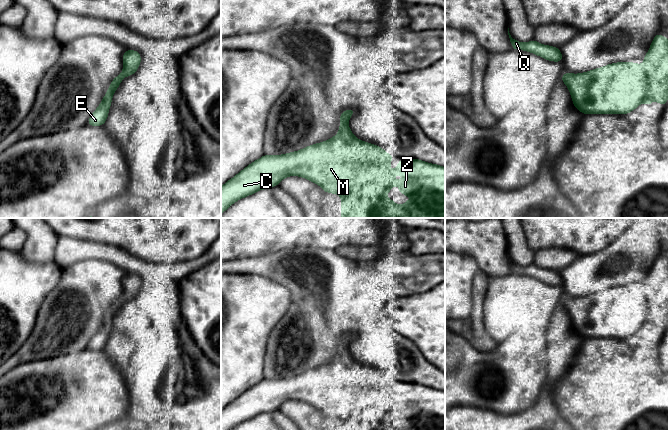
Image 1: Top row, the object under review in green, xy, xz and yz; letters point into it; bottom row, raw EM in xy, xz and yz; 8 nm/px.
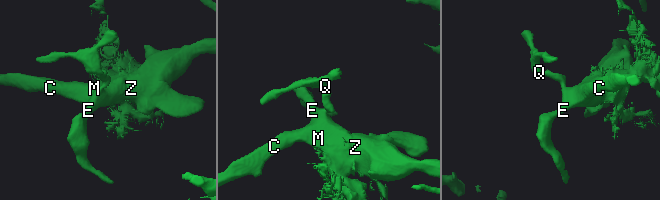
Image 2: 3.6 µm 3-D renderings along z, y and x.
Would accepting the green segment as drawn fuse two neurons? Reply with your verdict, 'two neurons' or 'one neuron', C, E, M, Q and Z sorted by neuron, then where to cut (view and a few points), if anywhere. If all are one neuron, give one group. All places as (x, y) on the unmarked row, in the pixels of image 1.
two neurons | C E M Z / Q | xy (121, 297), (123, 301)

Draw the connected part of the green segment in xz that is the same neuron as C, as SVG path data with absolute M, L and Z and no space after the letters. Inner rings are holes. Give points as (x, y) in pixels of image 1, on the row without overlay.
M346 335L340 338L339 356L329 364L316 367L301 374L282 379L263 379L255 384L233 402L221 410L221 430L231 430L238 424L245 422L263 413L269 413L279 409L286 401L299 400L319 409L324 416L341 420L341 430L445 430L445 391L431 388L420 383L400 383L395 394L390 394L390 385L395 379L388 378L382 371L364 366L355 361L348 349L350 341ZM393 399L406 399L406 403L393 404ZM394 409L399 410L399 417L406 421L415 420L414 424L408 424L403 429L396 428L386 418Z

